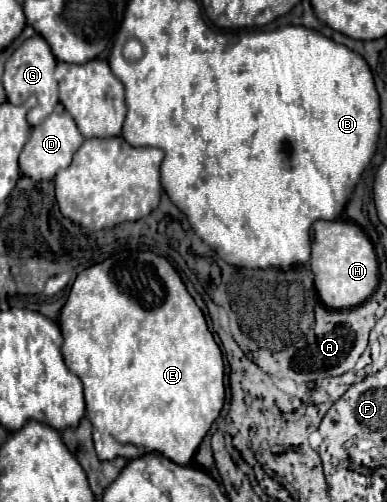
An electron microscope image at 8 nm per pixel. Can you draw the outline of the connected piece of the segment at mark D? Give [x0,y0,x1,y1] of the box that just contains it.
[19,104,83,182]

